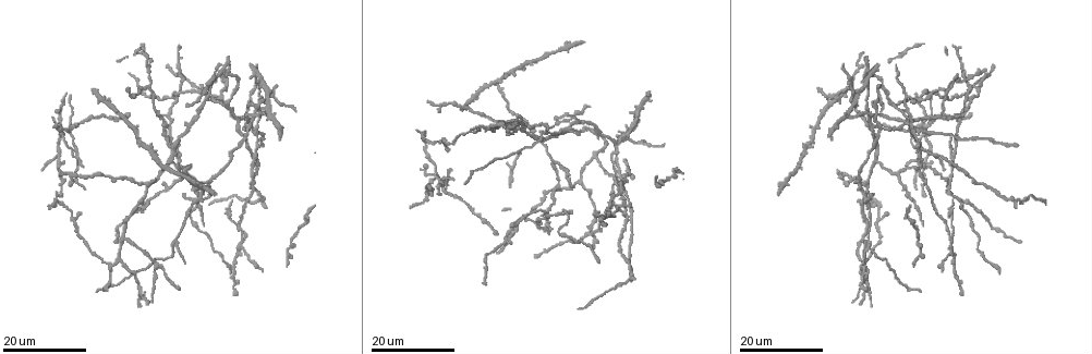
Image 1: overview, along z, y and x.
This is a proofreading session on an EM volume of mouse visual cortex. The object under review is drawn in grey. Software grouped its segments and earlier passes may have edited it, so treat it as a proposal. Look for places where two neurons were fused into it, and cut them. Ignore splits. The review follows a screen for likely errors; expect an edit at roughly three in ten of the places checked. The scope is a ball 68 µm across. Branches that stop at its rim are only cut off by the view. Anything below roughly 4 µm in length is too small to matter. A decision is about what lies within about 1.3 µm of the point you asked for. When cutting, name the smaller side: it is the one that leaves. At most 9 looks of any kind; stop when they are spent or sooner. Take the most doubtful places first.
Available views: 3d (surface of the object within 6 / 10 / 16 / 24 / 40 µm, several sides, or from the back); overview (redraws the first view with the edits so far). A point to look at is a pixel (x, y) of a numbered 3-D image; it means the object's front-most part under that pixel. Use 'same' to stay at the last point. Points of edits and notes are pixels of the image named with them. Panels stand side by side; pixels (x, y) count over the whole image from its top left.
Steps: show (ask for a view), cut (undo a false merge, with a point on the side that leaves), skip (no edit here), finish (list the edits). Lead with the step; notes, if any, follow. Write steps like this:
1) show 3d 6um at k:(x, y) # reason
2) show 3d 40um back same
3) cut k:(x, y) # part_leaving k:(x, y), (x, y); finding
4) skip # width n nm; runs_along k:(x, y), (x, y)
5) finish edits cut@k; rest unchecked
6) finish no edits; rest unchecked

show 3d 16um at 1:(870, 247)

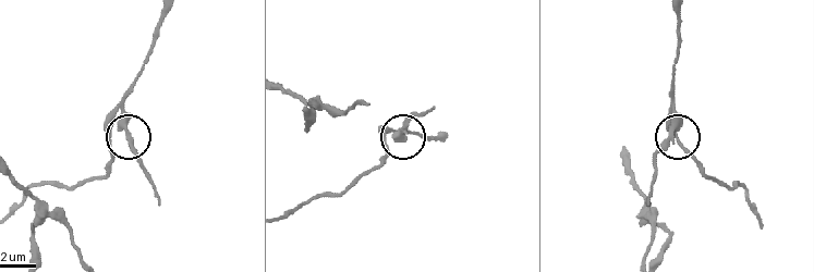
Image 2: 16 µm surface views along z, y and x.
show 3d 10um at 2:(398, 135) # closer look

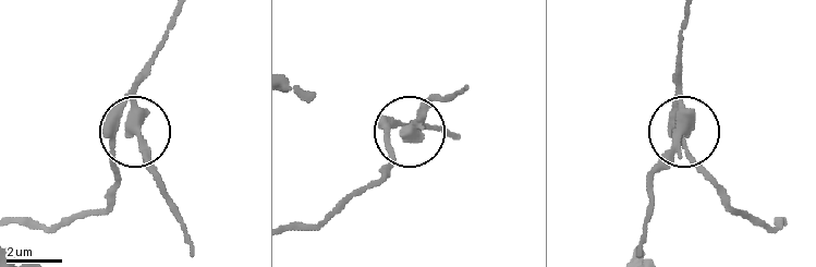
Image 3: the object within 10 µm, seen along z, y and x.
show 3d 6um at 3:(134, 130)

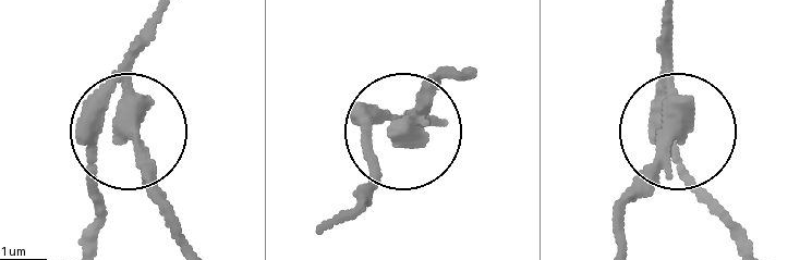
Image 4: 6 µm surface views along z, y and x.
skip # runs_along 4:(666, 23), (674, 139), (622, 206); all the same neuron

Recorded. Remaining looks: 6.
show 3d 16um at 1:(246, 237) # three-way junction

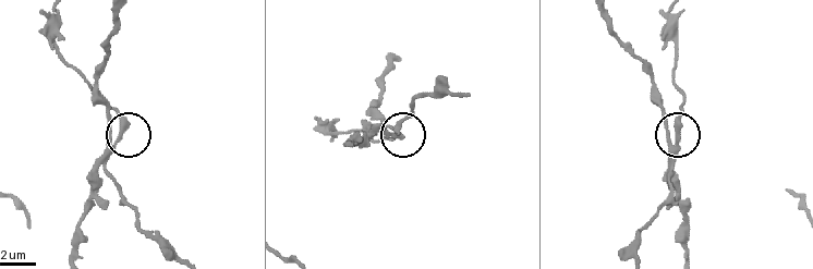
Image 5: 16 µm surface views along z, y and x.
show 3d 6um at 5:(391, 135) # zoom in

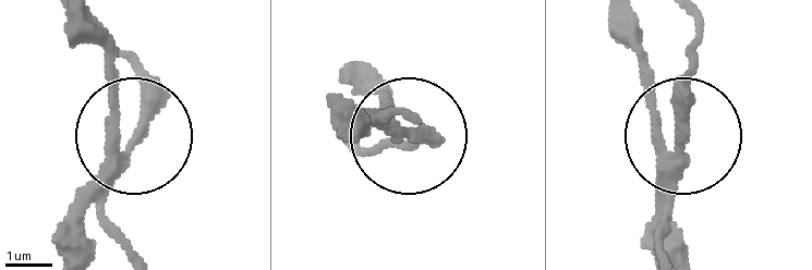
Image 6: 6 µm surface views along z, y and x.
cut 6:(123, 241) # width 230 nm; two neurons meet here

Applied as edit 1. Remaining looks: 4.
show 3d 24um at 1:(159, 266) # four-way junction

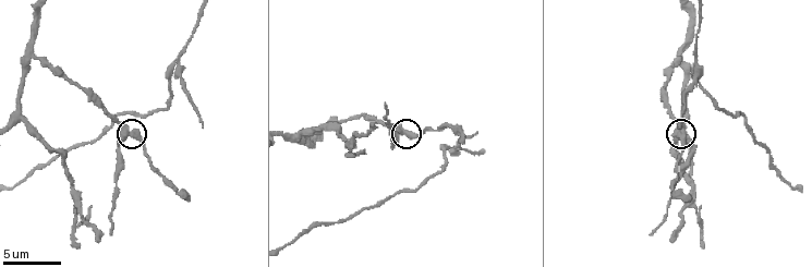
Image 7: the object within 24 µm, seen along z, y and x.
show 3d 10um at 7:(405, 134)

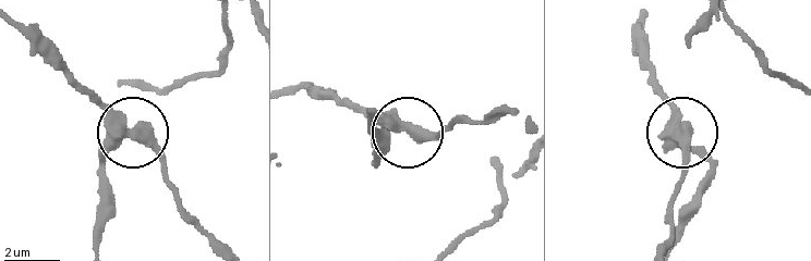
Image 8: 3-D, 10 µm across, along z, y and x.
show 3d 6um at 8:(404, 127)

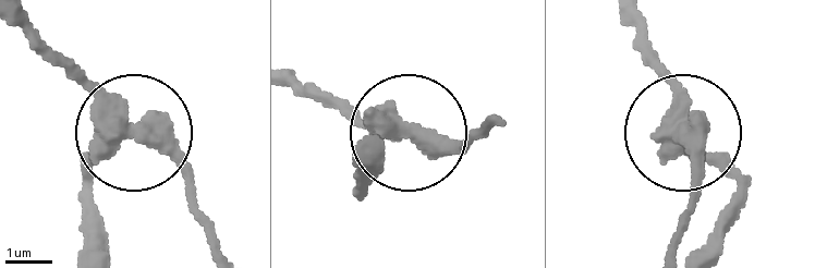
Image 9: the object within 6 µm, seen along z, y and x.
skip # runs_along 9:(630, 21), (677, 104), (689, 217); all the same neuron

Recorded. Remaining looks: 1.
finish edits cut@6; rest unchecked

